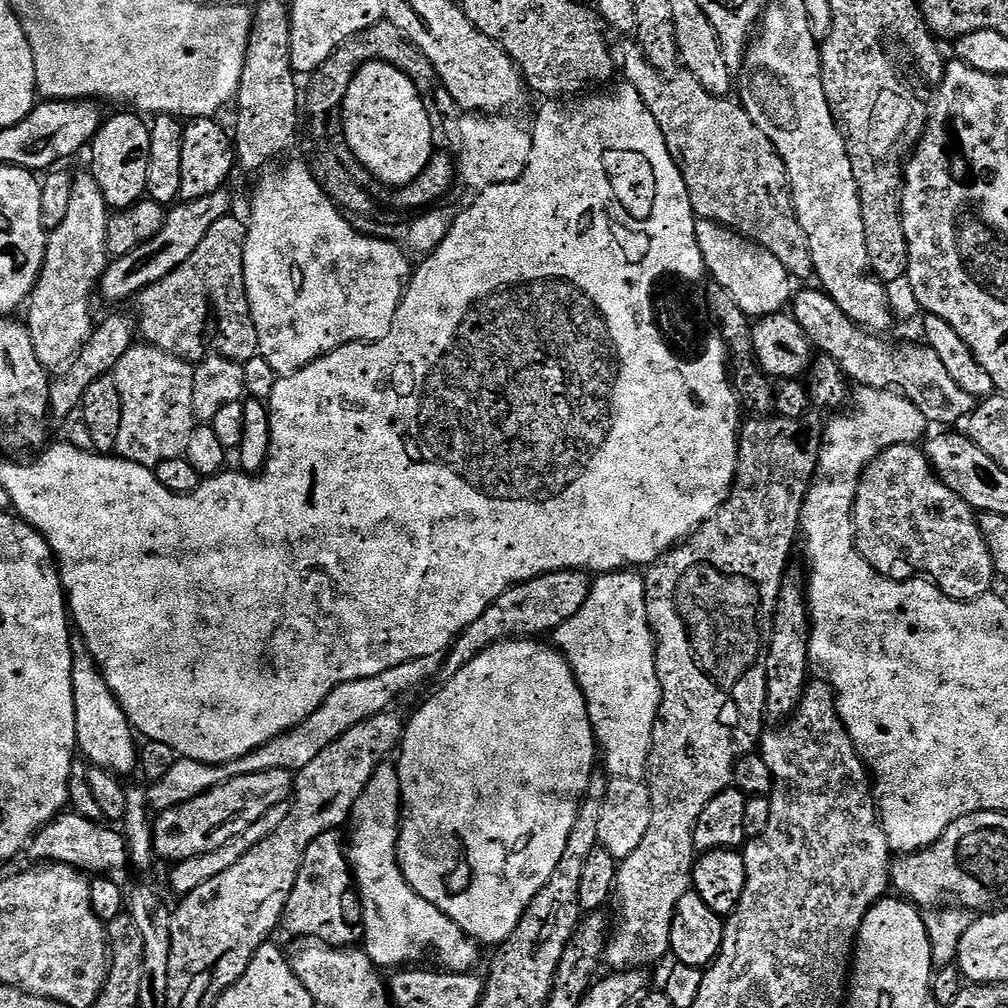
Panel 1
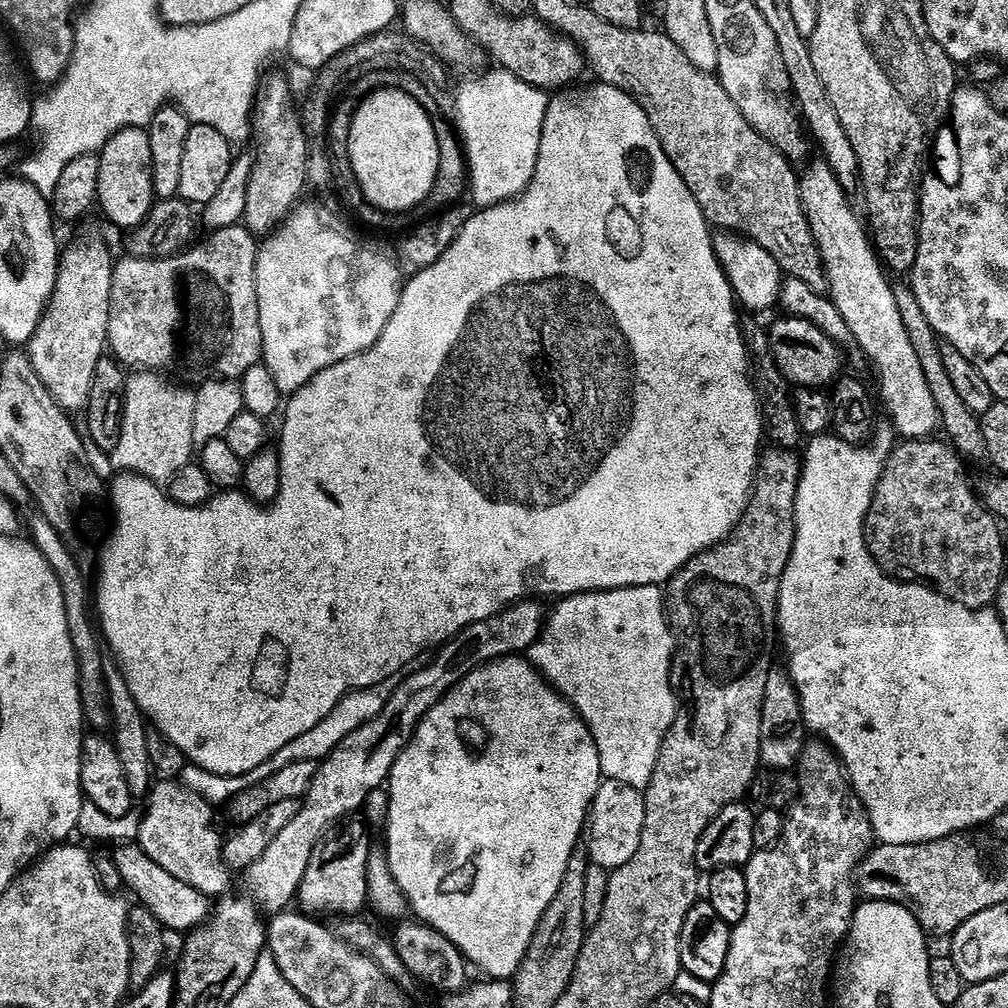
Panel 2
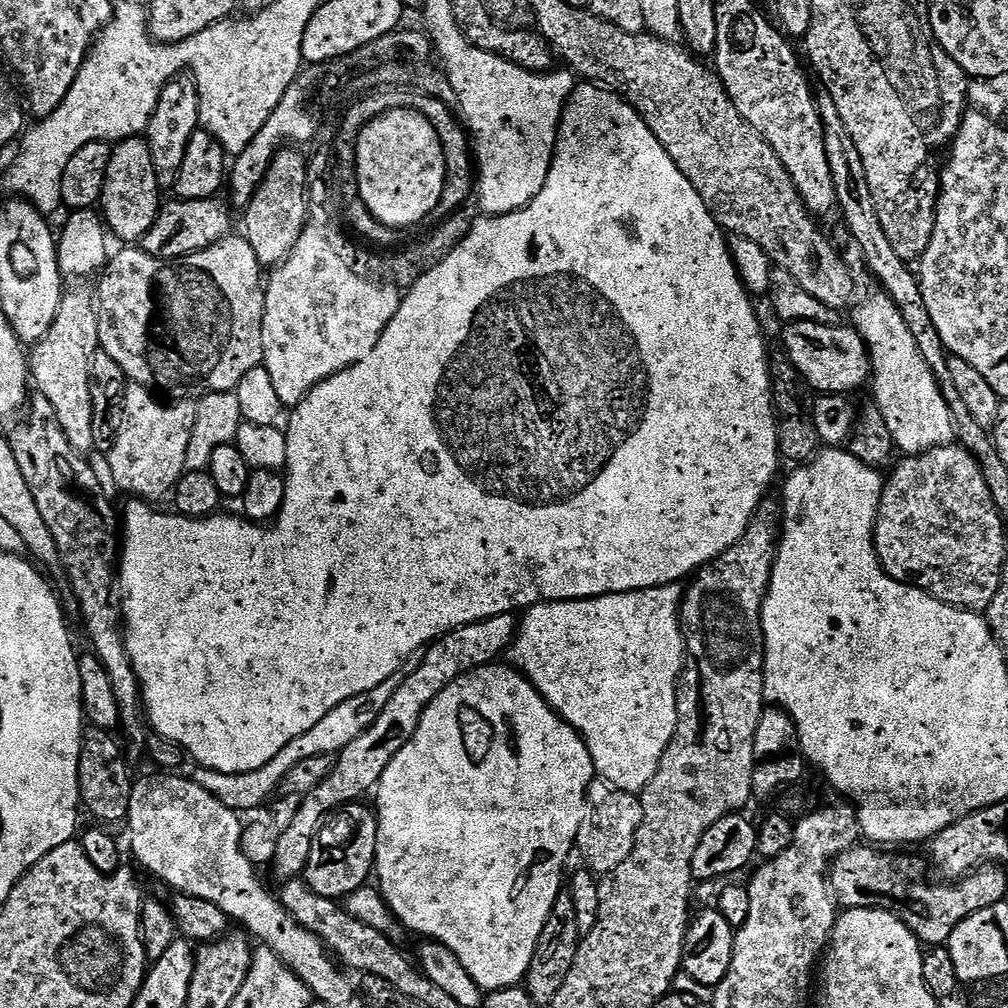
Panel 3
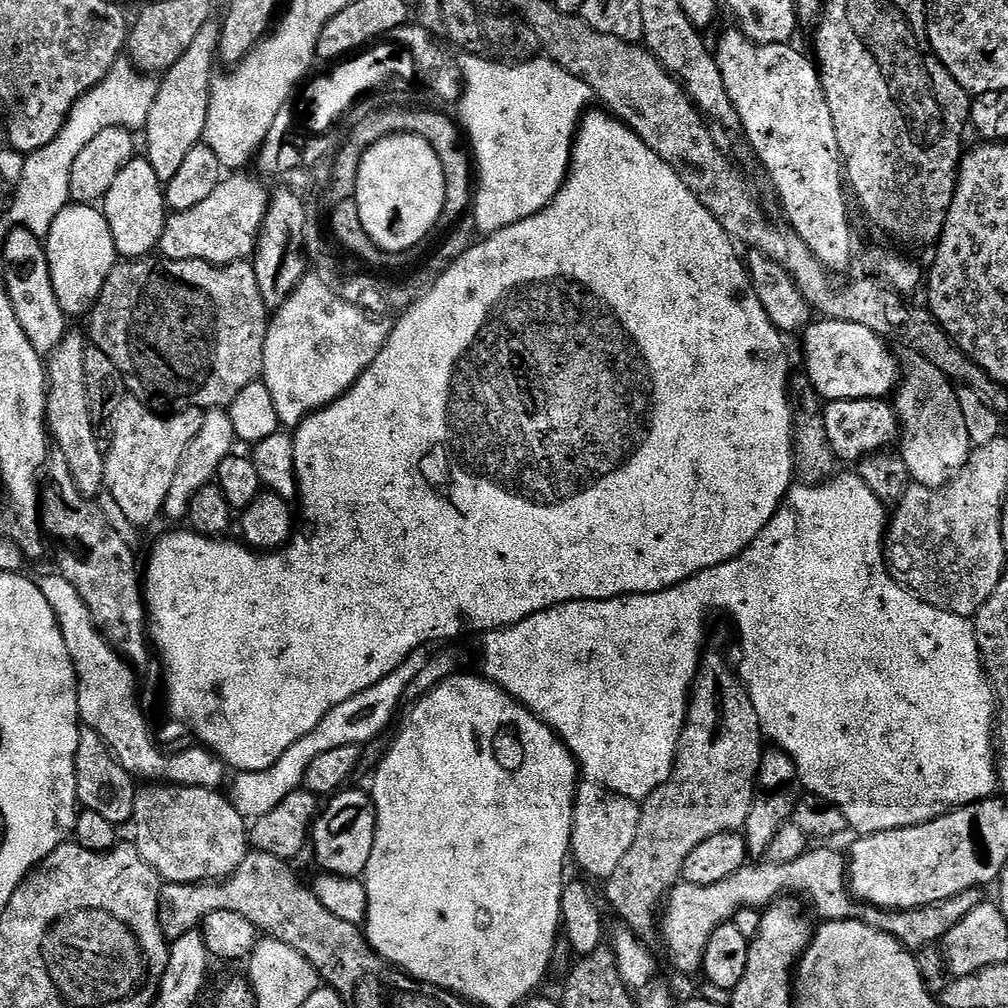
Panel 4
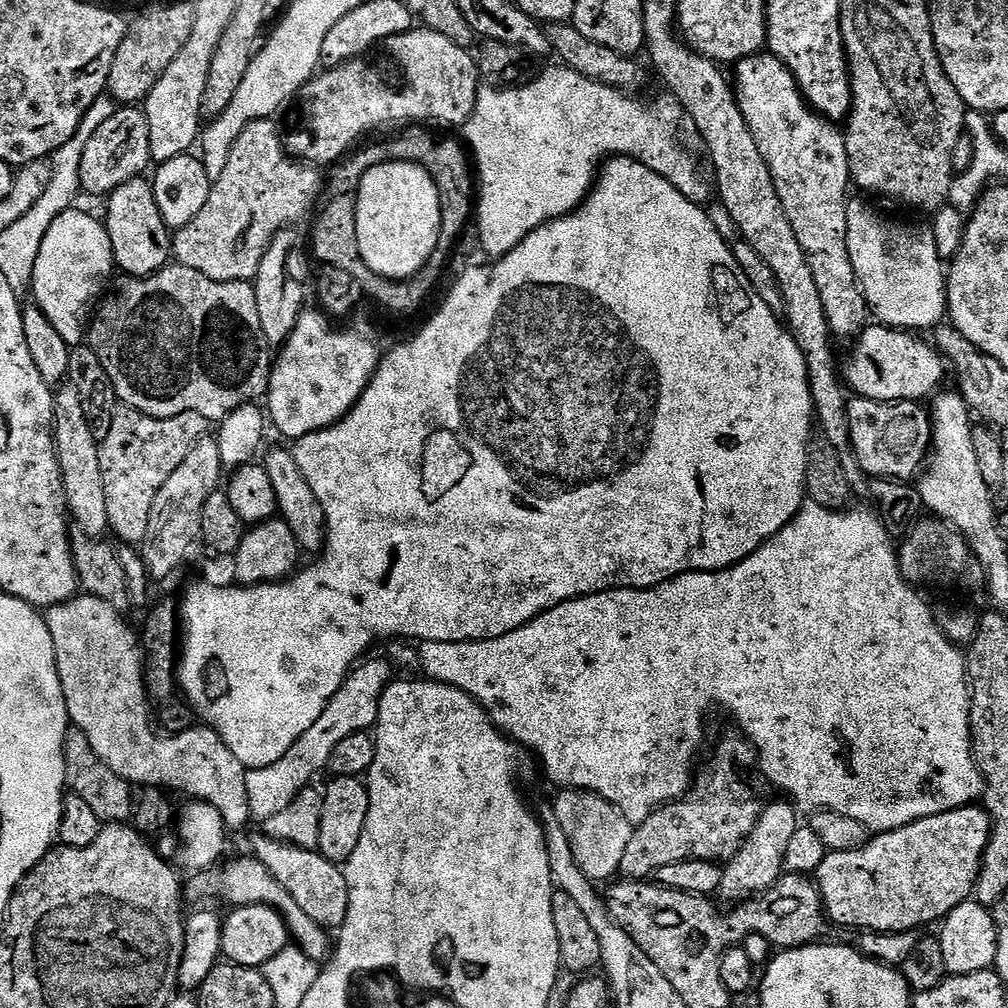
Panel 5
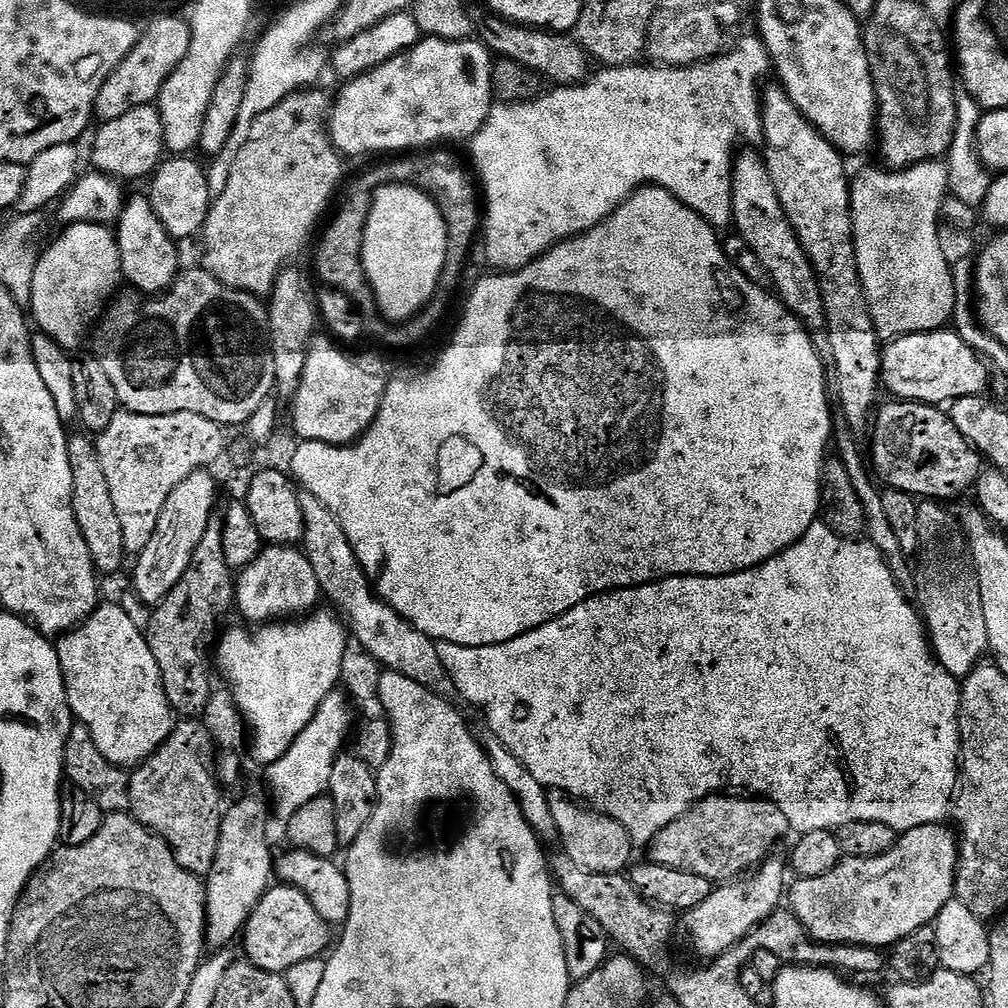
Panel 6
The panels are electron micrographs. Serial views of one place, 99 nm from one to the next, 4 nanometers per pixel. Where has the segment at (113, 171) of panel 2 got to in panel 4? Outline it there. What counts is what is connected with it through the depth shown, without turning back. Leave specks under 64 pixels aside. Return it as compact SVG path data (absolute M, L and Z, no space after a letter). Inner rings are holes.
M134 158L114 178L114 186L110 186L102 201L102 211L113 235L117 257L139 260L151 257L159 249L164 224L170 215L164 202L164 186L165 181L154 174L154 166L150 166L147 158Z

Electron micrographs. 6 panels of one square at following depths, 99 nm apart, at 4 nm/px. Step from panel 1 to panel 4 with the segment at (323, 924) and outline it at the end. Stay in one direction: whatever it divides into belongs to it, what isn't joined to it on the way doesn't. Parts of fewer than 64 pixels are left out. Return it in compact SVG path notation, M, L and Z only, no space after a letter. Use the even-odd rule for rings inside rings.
M341 790L323 805L322 811L317 815L316 823L312 825L310 833L310 852L316 855L316 864L321 873L342 877L363 877L366 862L370 862L370 850L374 850L374 834L376 833L376 807L372 804L371 795L364 792L348 792Z

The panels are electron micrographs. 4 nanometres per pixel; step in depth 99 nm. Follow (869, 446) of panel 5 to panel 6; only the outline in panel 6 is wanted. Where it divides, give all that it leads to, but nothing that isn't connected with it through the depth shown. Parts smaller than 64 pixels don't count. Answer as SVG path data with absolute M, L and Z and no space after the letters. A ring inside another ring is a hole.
M881 403L871 421L872 460L870 456L870 464L875 475L881 481L884 479L888 488L897 488L909 492L914 497L927 498L929 501L947 502L946 500L962 495L967 488L968 491L975 489L976 480L982 473L982 457L966 438L962 438L958 426L954 426L951 415L930 404L891 403Z

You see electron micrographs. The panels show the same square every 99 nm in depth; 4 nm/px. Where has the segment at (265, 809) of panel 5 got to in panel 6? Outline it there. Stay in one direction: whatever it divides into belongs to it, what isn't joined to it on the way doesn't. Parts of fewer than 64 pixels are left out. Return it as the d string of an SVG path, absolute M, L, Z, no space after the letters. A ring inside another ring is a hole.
M343 691L331 692L328 697L318 706L314 718L298 734L298 738L278 758L278 762L267 765L268 788L272 791L271 803L274 805L274 812L287 818L298 814L306 802L312 802L314 798L325 795L330 786L330 774L334 770L334 762L337 756L341 755L344 739L352 728L352 716L354 708L349 697Z

